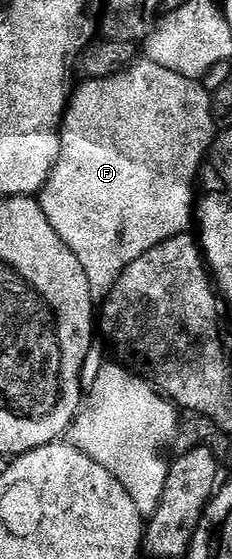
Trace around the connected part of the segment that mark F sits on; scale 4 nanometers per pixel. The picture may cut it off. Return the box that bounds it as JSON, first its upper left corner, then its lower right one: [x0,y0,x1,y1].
[39,58,215,301]

